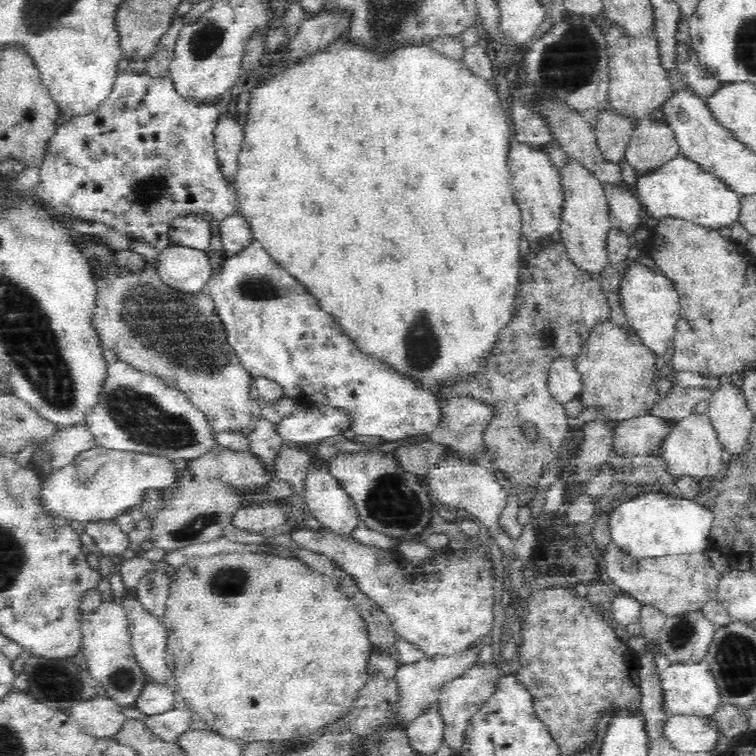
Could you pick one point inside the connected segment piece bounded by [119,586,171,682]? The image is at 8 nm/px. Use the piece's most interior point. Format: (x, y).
(149, 633)

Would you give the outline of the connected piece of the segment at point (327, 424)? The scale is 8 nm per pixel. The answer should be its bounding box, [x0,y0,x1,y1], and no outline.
[278,404,352,446]

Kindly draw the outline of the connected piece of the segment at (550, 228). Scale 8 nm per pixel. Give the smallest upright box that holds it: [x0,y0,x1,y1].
[506,137,562,242]

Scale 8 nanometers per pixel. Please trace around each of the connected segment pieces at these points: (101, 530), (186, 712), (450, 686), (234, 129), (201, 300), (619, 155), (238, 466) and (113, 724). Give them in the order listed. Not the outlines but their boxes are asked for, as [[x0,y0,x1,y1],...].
[[85,520,132,559],[144,705,192,742],[436,664,501,750],[214,111,242,179],[90,261,256,434],[595,112,635,163],[188,444,275,488],[68,697,127,739]]

